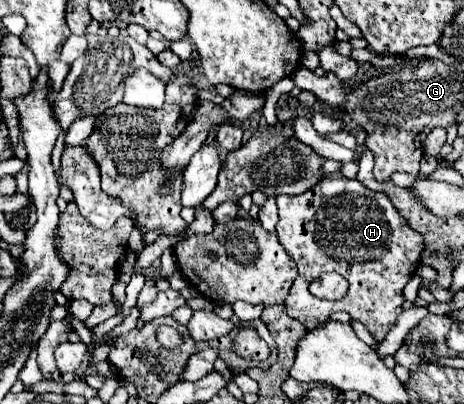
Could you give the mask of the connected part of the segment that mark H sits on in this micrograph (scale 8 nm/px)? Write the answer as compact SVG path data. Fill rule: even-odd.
M340 173L324 177L308 193L294 195L294 197L280 195L276 197L276 205L280 217L276 225L278 239L298 267L298 277L294 279L294 285L290 287L290 293L284 301L288 315L298 319L306 329L314 329L320 321L326 321L330 313L346 311L350 313L352 319L366 325L366 329L372 333L376 343L382 343L388 331L392 329L392 325L396 323L398 315L402 313L402 303L404 303L402 289L406 287L406 283L412 279L412 275L420 265L420 257L424 251L422 233L416 233L406 223L406 219L400 217L398 209L392 205L386 193L372 191L364 187L358 179L348 179ZM330 271L342 275L350 283L348 293L338 301L318 299L308 291L310 283L318 279L320 273L330 273Z

